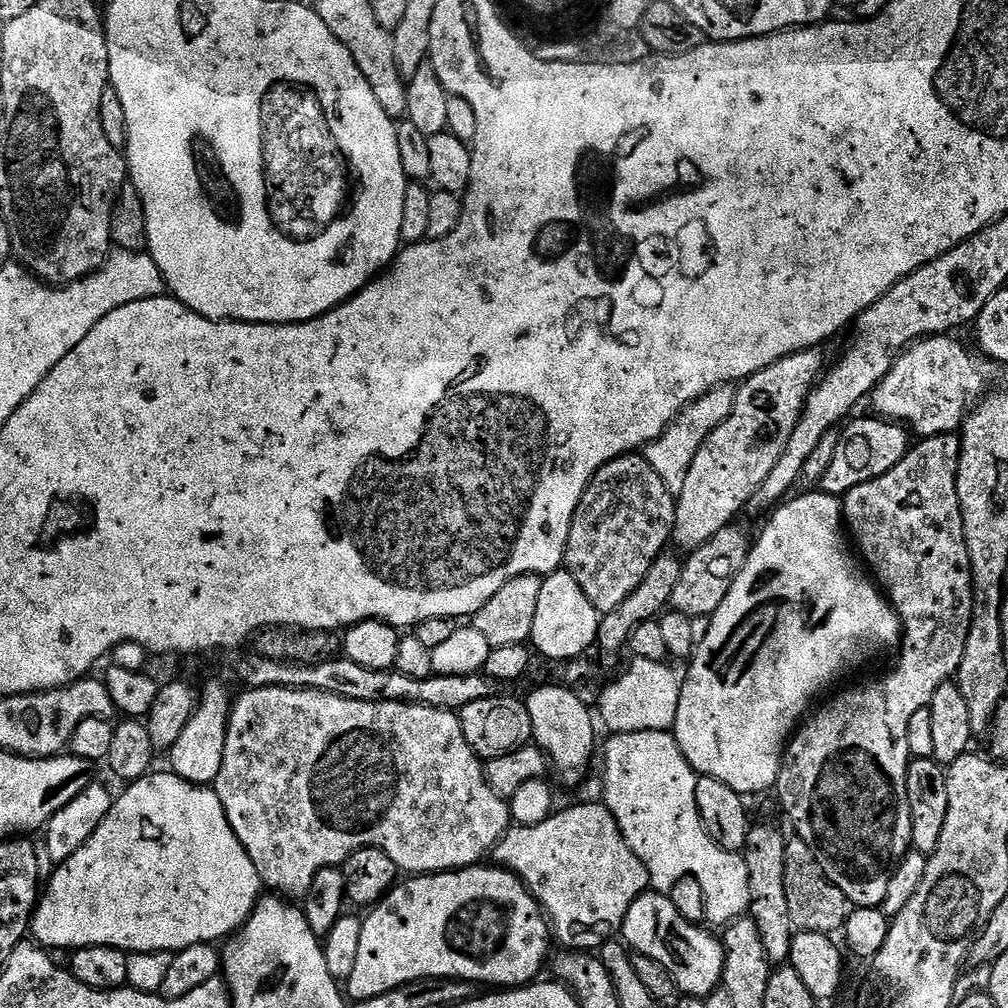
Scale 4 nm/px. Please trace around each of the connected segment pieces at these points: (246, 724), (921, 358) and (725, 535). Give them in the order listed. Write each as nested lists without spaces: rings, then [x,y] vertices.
[[[249,688],[241,691],[240,697],[235,697],[232,705],[232,713],[228,716],[228,733],[226,734],[226,746],[224,747],[224,757],[222,758],[222,770],[217,774],[214,781],[214,791],[218,794],[218,798],[222,802],[222,806],[226,810],[226,818],[230,822],[230,826],[234,830],[236,837],[242,842],[242,846],[246,850],[246,854],[250,854],[250,862],[254,862],[254,866],[260,875],[261,885],[270,887],[284,898],[303,898],[310,890],[310,882],[314,882],[314,874],[318,874],[318,870],[323,868],[335,868],[343,865],[346,858],[350,858],[350,854],[354,854],[363,848],[381,848],[386,854],[390,854],[390,858],[394,858],[397,869],[404,874],[431,874],[433,872],[454,872],[457,868],[471,868],[479,865],[484,855],[491,853],[496,847],[496,843],[508,833],[510,825],[513,823],[510,804],[505,797],[498,795],[495,790],[488,785],[488,773],[485,765],[482,763],[475,750],[470,746],[470,742],[466,742],[466,738],[462,734],[462,722],[459,715],[446,710],[438,710],[437,708],[427,708],[424,704],[403,704],[402,702],[358,702],[350,698],[342,698],[335,696],[329,692],[314,692],[311,688]]]
[[[948,334],[930,336],[909,344],[901,352],[890,374],[880,380],[870,397],[870,404],[877,408],[873,409],[883,419],[907,426],[920,438],[955,433],[959,429],[973,401],[989,391],[988,379],[992,372],[987,363],[979,364],[958,341],[952,339],[956,338]]]
[[[729,526],[718,530],[718,534],[710,538],[710,542],[694,549],[687,557],[688,560],[683,561],[678,587],[672,595],[671,611],[681,612],[691,617],[712,617],[718,610],[718,606],[722,606],[722,598],[730,594],[730,586],[737,572],[742,570],[750,547],[750,536],[748,540],[747,534],[736,527]]]

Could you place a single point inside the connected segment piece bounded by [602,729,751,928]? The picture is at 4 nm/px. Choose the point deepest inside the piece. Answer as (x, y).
(649, 787)

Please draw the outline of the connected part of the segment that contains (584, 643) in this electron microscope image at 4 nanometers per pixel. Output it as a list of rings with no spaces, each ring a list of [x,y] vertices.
[[[568,571],[549,572],[542,579],[542,594],[538,598],[538,614],[534,618],[531,647],[537,653],[540,651],[548,660],[571,662],[581,659],[585,655],[583,652],[596,644],[601,615],[590,598],[582,594],[582,586],[574,582]]]

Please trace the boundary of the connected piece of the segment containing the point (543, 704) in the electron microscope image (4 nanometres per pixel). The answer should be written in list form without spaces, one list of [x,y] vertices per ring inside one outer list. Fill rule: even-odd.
[[[563,683],[544,684],[526,696],[532,723],[532,738],[535,747],[541,748],[548,757],[551,767],[560,771],[560,780],[564,784],[580,784],[588,772],[588,763],[592,760],[592,751],[597,751],[597,721],[593,709],[584,705],[584,700],[576,692],[571,692]]]

